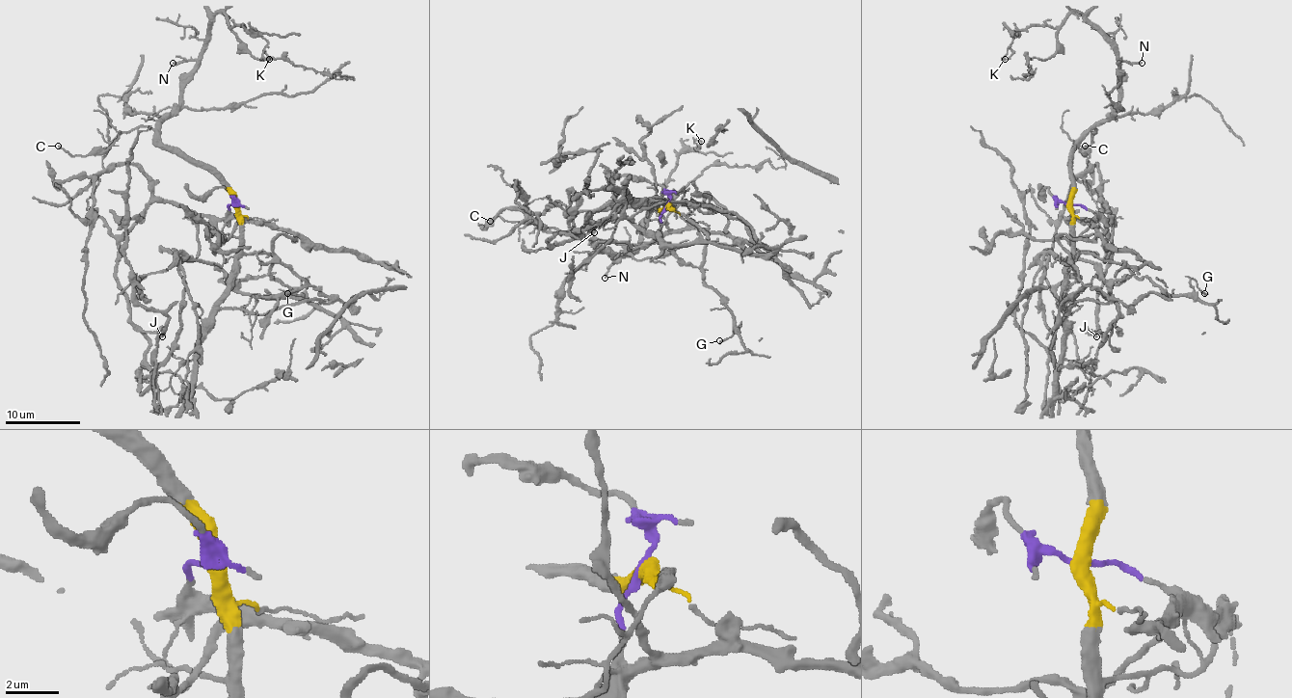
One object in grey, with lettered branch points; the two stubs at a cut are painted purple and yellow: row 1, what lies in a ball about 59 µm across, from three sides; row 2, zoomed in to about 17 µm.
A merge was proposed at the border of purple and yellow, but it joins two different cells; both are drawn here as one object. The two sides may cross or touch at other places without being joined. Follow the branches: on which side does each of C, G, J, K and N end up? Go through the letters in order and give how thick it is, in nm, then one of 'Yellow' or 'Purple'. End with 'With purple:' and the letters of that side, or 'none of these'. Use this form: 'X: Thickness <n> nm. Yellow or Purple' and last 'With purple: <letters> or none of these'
C: Thickness 120 nm. Yellow
G: Thickness 120 nm. Yellow
J: Thickness 170 nm. Purple
K: Thickness 130 nm. Yellow
N: Thickness 150 nm. Yellow
With purple: J

